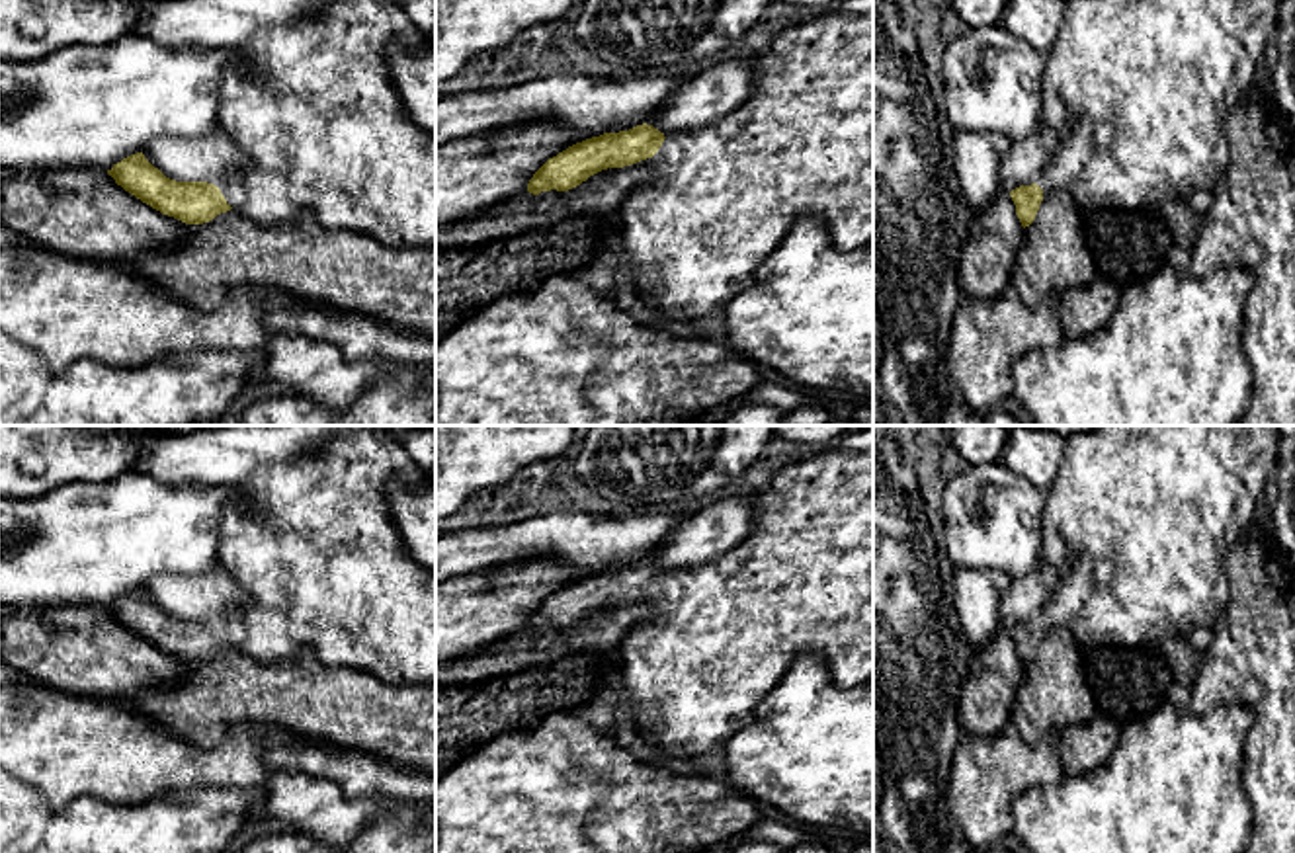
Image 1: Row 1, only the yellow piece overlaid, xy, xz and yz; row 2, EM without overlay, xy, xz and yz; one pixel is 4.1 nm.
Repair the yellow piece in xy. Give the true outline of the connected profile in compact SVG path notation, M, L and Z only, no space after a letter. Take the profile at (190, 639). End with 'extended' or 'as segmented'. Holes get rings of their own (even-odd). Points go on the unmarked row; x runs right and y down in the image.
M352 426L318 455L258 468L238 484L256 504L256 515L229 508L219 525L219 568L225 568L250 595L250 609L225 617L219 625L207 619L176 619L154 605L143 589L113 601L107 611L125 629L186 662L203 662L230 646L250 658L272 664L311 652L326 666L371 673L393 685L436 685L436 572L418 564L391 519L393 486L422 486L426 472L385 429Z; extended

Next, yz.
M1100 426L1066 437L1041 519L1041 566L1061 566L1063 574L1039 619L1010 629L1022 664L1035 658L1043 630L1053 627L1068 629L1080 652L1158 648L1166 636L1213 629L1231 601L1229 552L1254 523L1279 439L1277 426Z; extended

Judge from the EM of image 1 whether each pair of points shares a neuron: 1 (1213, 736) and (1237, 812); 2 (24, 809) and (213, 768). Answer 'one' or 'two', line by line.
1: one
2: two

